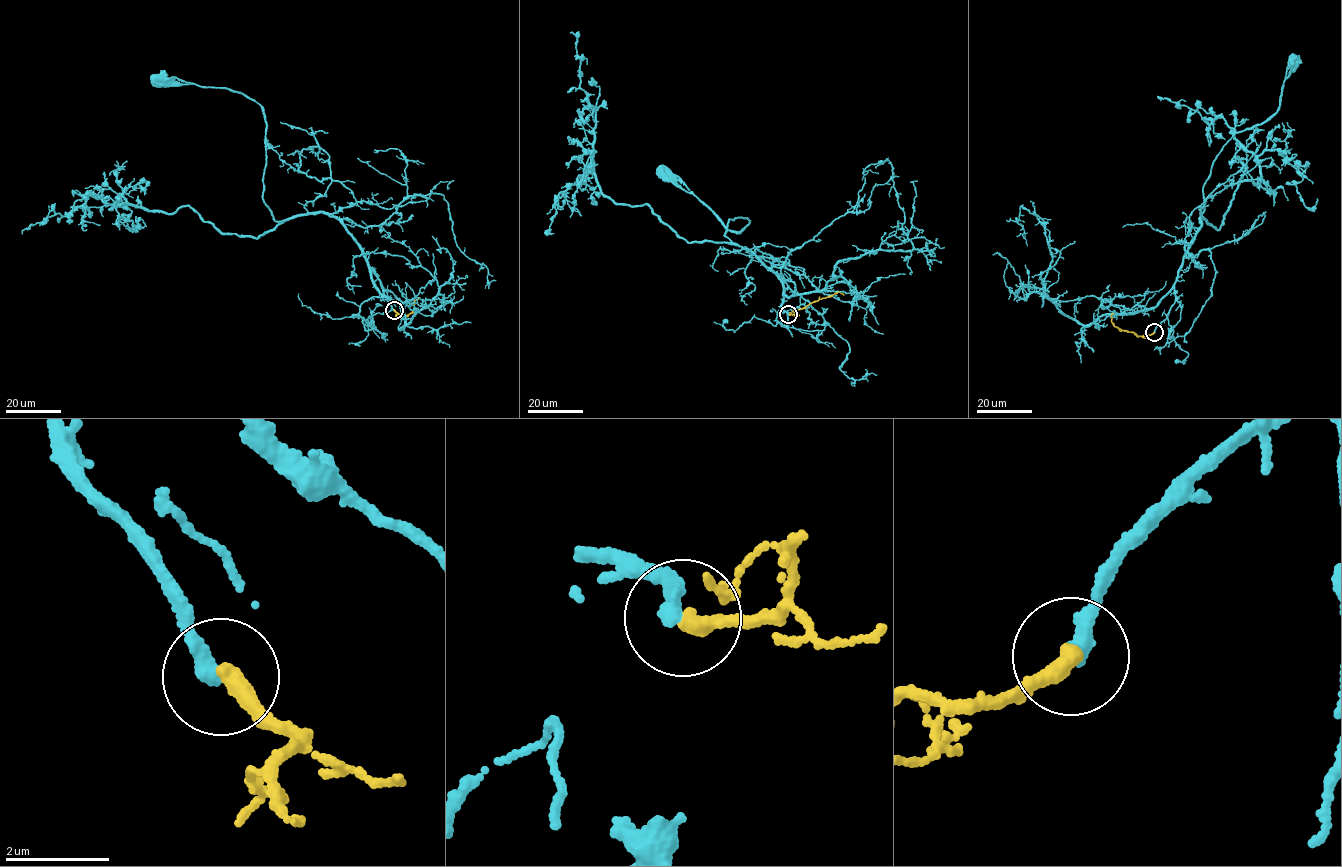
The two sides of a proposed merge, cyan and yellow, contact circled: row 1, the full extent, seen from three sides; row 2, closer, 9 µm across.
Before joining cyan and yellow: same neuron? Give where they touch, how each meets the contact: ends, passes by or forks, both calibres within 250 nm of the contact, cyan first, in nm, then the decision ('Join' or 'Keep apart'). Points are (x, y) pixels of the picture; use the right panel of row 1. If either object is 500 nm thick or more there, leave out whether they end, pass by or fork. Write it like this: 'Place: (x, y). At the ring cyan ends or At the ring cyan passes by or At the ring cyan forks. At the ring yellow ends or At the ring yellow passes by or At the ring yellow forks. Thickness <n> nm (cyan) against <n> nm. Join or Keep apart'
Place: (1154, 332). At the ring cyan ends. At the ring yellow ends. Thickness 320 nm (cyan) against 340 nm. Keep apart

